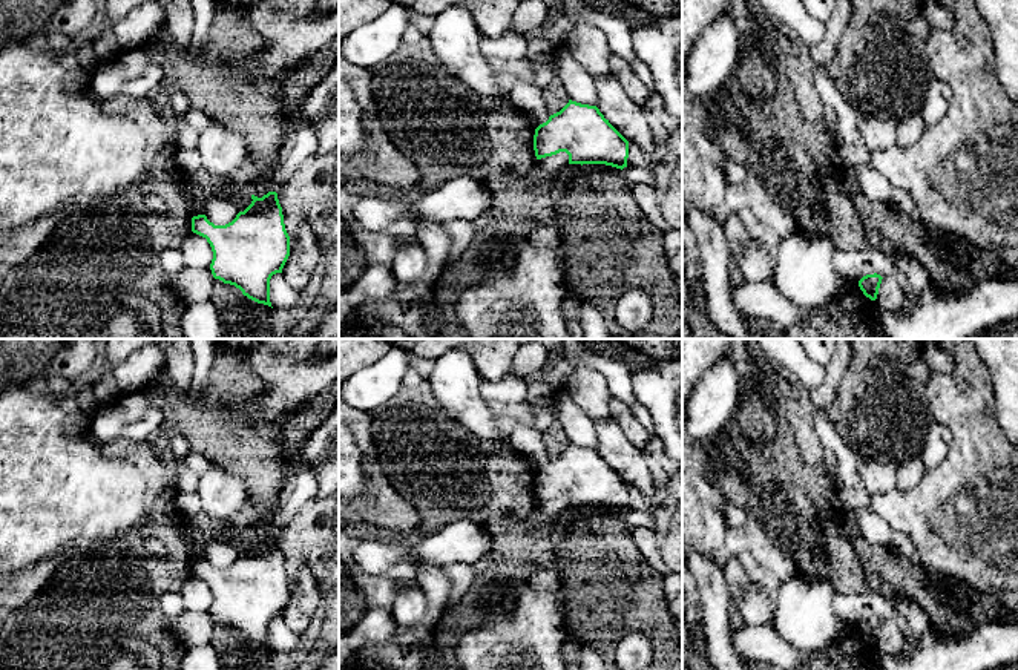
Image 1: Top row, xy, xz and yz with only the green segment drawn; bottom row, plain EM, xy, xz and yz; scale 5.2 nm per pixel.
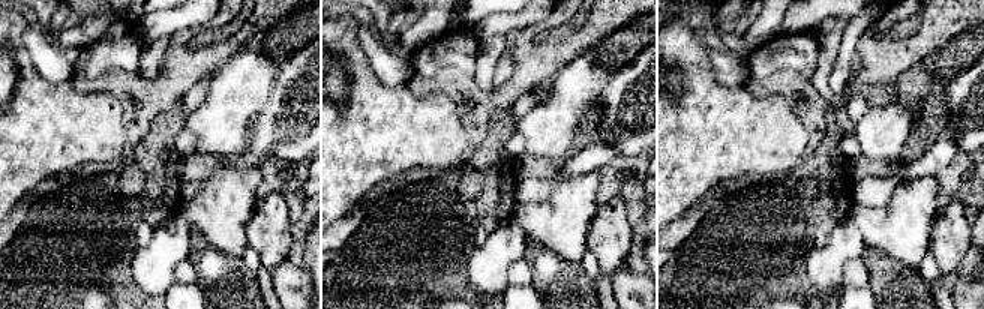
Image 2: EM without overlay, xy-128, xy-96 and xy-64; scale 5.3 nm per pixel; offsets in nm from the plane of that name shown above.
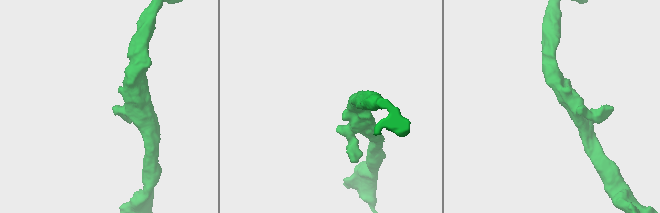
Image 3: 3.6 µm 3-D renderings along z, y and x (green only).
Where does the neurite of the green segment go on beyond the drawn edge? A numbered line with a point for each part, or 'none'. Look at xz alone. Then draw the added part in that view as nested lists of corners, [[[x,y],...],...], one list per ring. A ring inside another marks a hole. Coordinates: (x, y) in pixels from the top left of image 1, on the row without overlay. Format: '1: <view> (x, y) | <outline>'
none

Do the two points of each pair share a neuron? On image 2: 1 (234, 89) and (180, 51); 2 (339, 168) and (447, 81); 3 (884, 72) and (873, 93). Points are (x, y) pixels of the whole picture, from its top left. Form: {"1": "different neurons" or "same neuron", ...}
{"1": "different neurons", "2": "different neurons", "3": "different neurons"}

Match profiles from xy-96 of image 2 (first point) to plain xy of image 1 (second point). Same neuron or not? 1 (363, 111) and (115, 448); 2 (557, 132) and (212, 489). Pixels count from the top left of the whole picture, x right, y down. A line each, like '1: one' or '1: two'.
1: two
2: one

